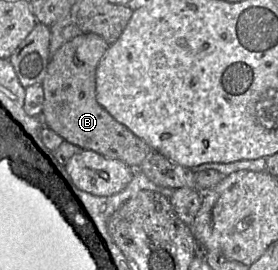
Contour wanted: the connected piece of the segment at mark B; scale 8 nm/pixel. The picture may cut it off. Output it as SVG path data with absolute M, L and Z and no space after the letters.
M98 34L78 35L63 44L49 59L42 81L44 125L60 135L64 141L89 149L111 159L119 159L137 170L145 157L154 150L141 138L119 123L96 100L96 69L109 48Z

